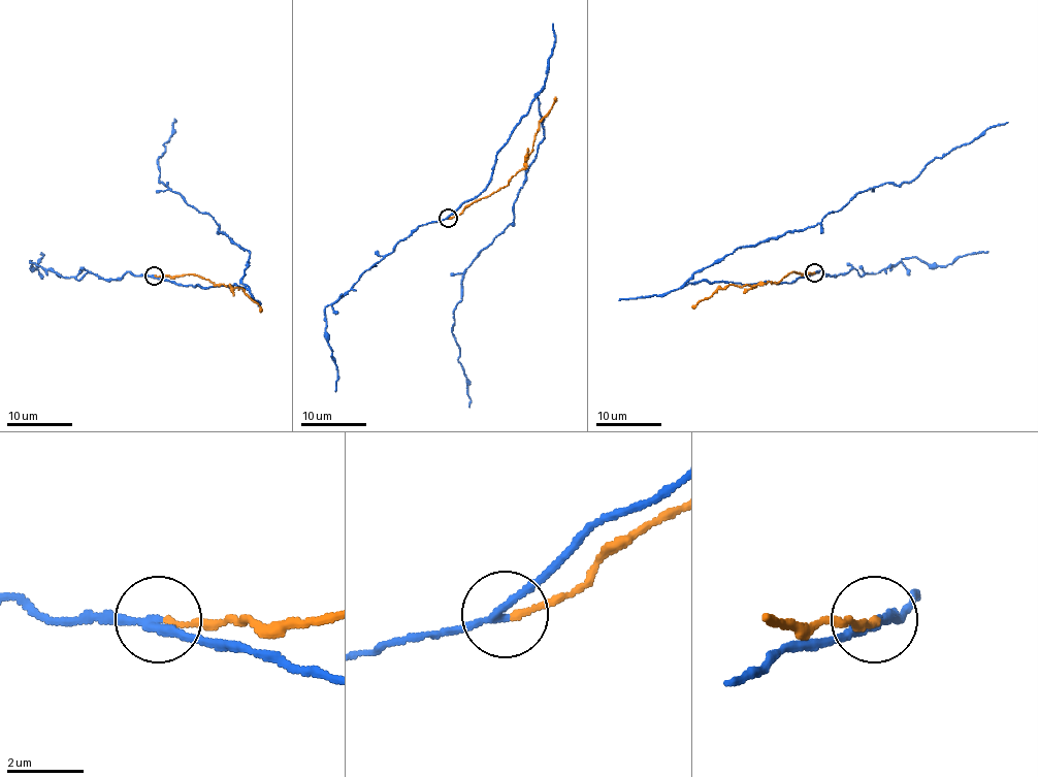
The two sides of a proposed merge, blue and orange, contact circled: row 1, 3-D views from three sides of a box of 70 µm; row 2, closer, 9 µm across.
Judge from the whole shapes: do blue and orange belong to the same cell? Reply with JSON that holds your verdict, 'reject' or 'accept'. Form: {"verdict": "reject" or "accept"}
{"verdict": "reject"}

